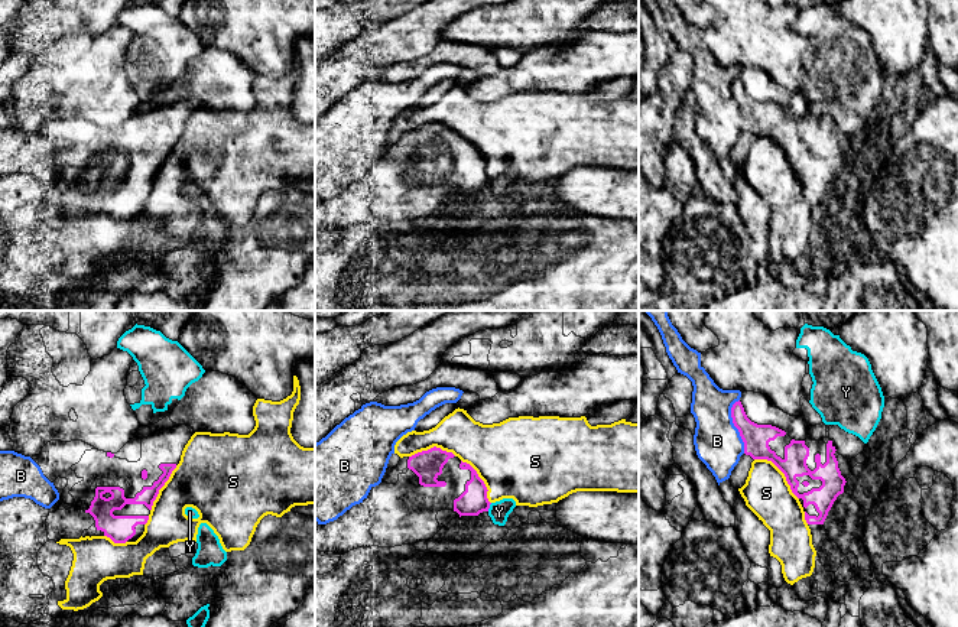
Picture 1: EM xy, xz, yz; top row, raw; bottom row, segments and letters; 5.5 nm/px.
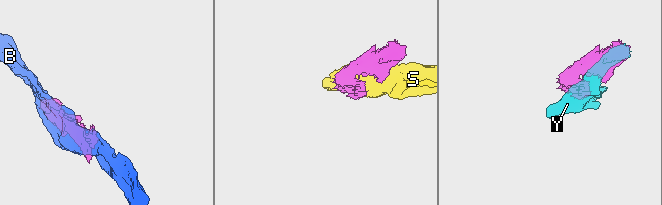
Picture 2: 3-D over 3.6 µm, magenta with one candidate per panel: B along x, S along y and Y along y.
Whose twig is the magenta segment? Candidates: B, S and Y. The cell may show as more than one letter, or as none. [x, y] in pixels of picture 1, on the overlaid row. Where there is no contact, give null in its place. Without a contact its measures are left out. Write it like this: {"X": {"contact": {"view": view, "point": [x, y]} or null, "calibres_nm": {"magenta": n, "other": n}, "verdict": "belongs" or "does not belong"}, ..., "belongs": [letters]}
{"B": {"contact": {"view": "yz", "point": [734, 425]}, "calibres_nm": {"magenta": 150, "other": 260}, "verdict": "does not belong"}, "S": {"contact": {"view": "yz", "point": [782, 471]}, "calibres_nm": {"magenta": 150, "other": 260}, "verdict": "does not belong"}, "Y": {"contact": {"view": "xz", "point": [489, 507]}, "calibres_nm": {"magenta": 150, "other": 120}, "verdict": "does not belong"}, "belongs": []}

